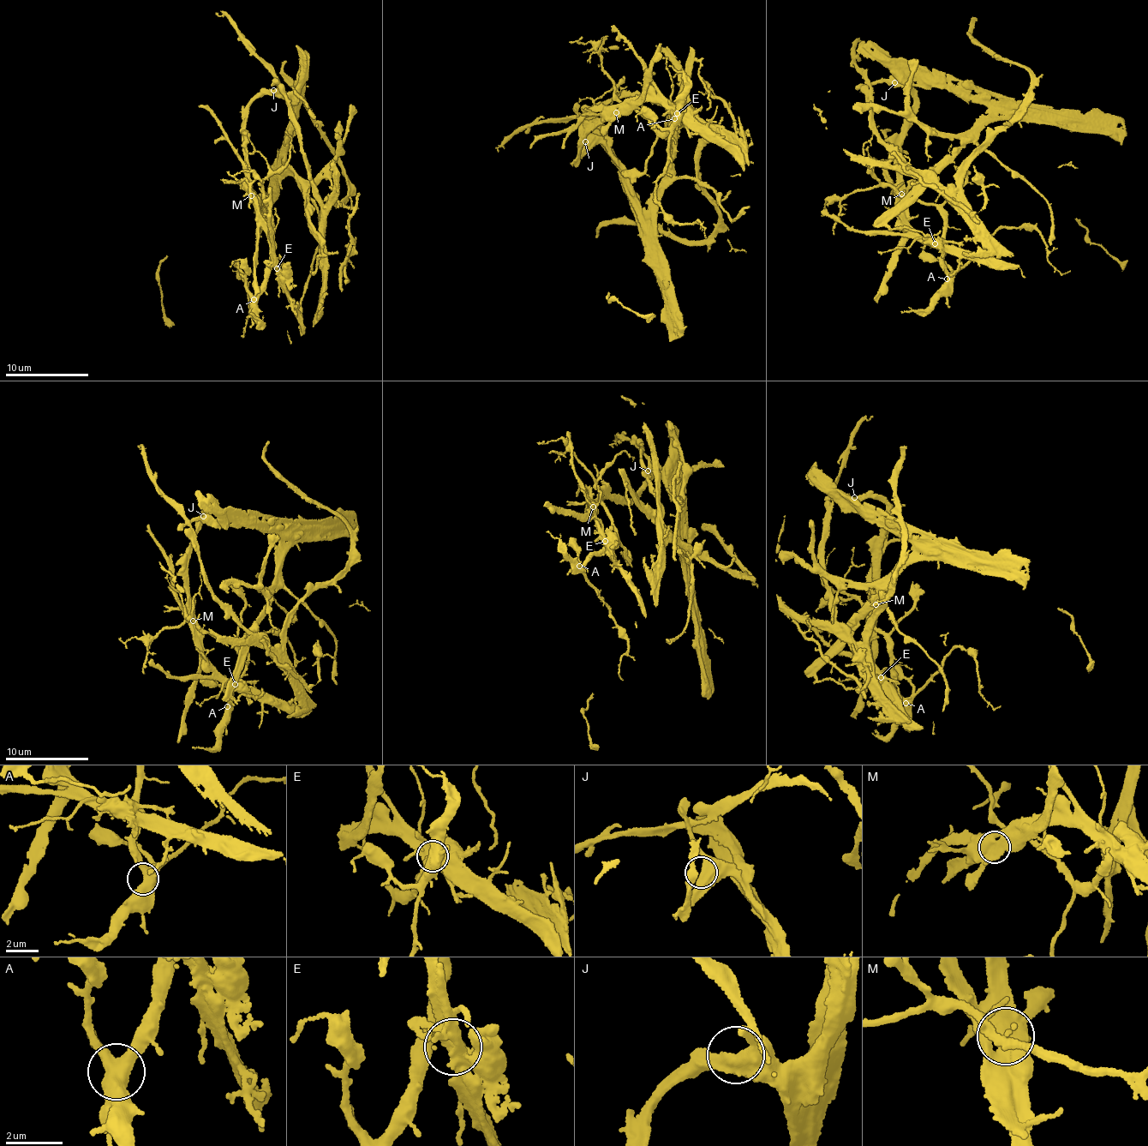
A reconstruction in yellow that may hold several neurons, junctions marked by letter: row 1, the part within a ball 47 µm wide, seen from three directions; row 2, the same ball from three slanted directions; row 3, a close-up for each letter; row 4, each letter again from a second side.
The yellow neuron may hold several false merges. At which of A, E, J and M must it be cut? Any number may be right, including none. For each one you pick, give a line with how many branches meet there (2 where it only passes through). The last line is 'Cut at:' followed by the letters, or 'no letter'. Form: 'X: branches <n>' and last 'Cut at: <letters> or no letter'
E: branches 4
M: branches 3
Cut at: E, M

